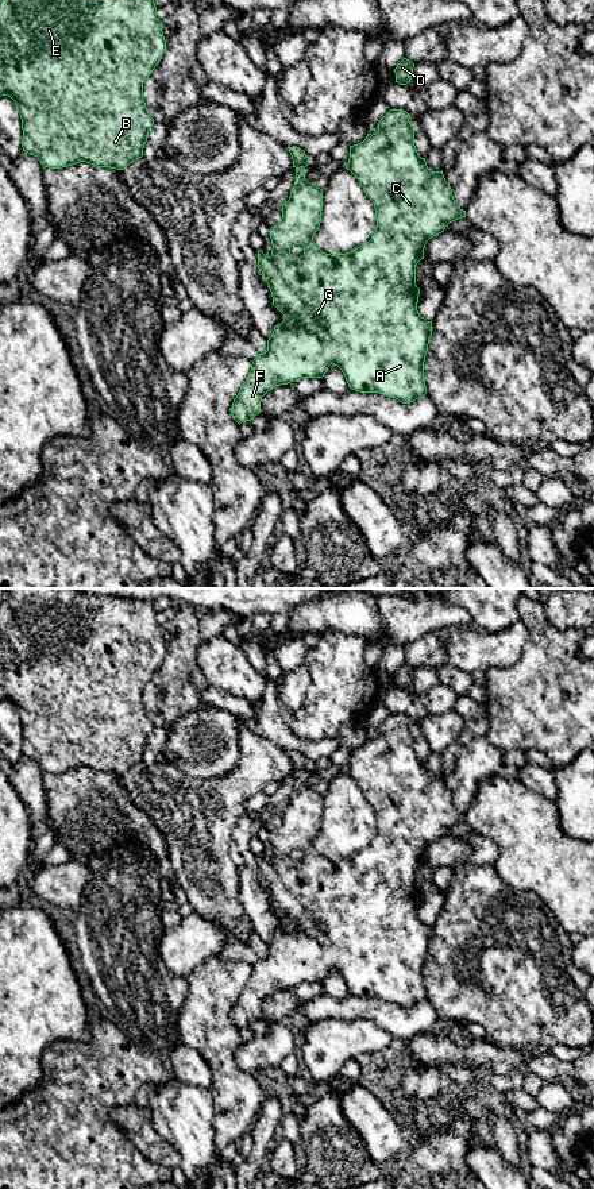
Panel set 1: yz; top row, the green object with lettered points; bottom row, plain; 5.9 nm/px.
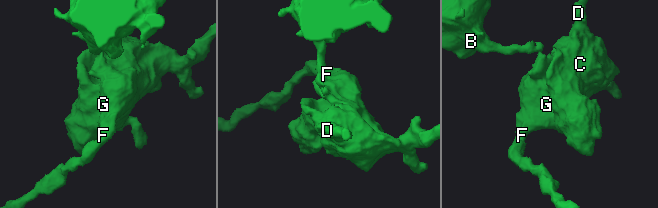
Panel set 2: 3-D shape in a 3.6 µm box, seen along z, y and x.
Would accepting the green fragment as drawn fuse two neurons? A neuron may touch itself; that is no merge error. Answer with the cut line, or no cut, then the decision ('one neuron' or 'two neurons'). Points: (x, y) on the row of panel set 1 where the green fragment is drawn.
cut in yz along (304, 166), (297, 169); two neurons

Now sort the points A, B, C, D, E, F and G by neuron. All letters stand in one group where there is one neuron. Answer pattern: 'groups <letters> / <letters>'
groups A C D F G / B E

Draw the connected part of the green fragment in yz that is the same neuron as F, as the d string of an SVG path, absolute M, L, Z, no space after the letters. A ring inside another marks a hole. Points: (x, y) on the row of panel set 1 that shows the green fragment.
M390 109L378 123L377 134L367 134L366 139L358 144L350 146L348 165L346 166L360 182L366 196L374 202L377 228L371 239L360 247L339 255L331 255L323 252L313 242L313 236L321 223L323 208L323 190L305 179L305 167L297 169L294 186L290 192L289 200L282 205L281 221L270 228L270 239L273 244L271 255L266 256L261 250L258 251L258 269L263 274L263 279L267 282L273 297L273 305L284 314L284 321L274 327L271 337L267 340L267 351L258 354L252 360L251 371L242 385L236 398L232 402L231 414L234 420L240 425L242 422L251 421L261 413L262 397L273 390L275 386L288 385L301 378L323 378L331 364L338 366L346 377L348 387L359 393L379 393L389 398L396 398L402 404L414 402L427 394L427 386L424 381L424 362L428 351L429 339L432 336L432 321L427 321L420 316L417 310L417 302L420 289L416 285L416 266L424 259L424 248L427 242L441 233L446 227L462 217L466 217L466 211L460 209L454 200L452 189L446 181L443 170L431 171L427 166L425 158L421 158L414 146L416 126L409 123L410 115L404 109ZM301 244L304 247L304 255L294 258L290 254L290 247Z

